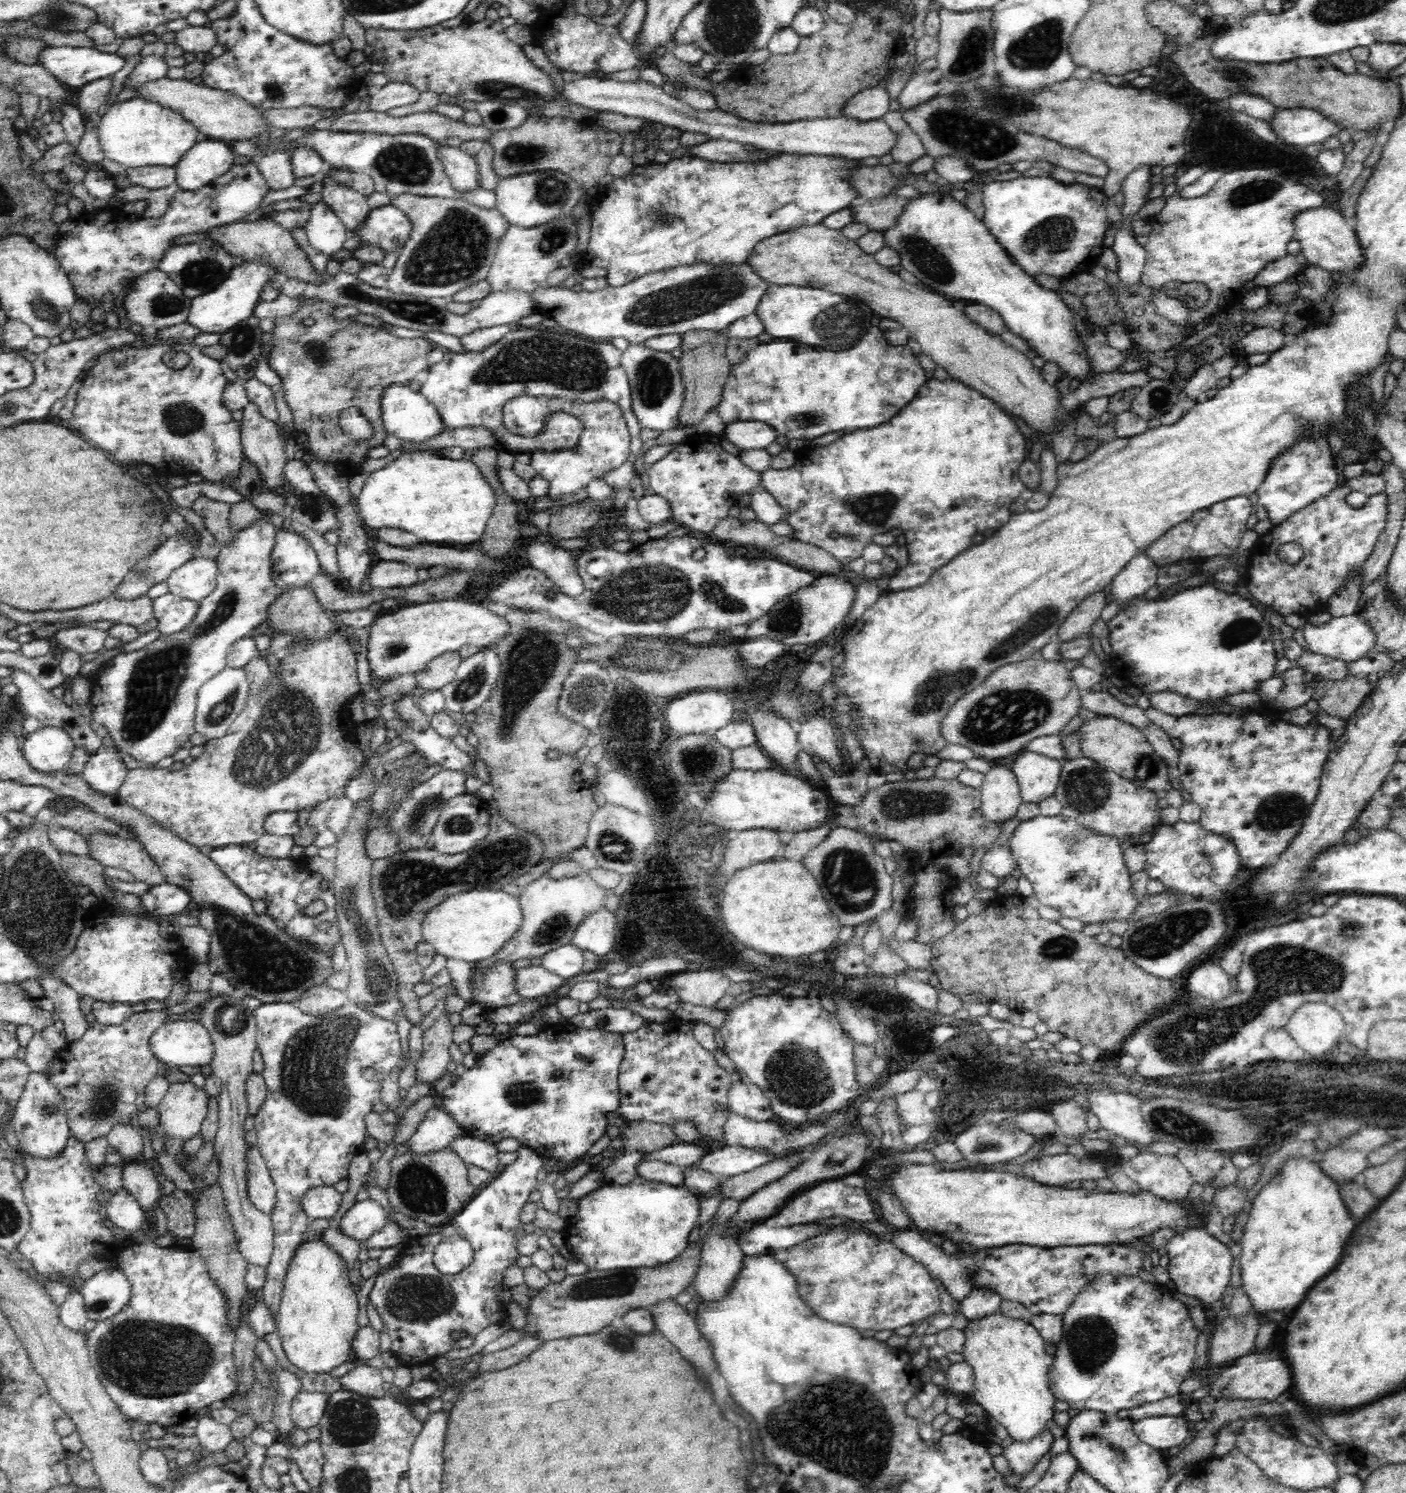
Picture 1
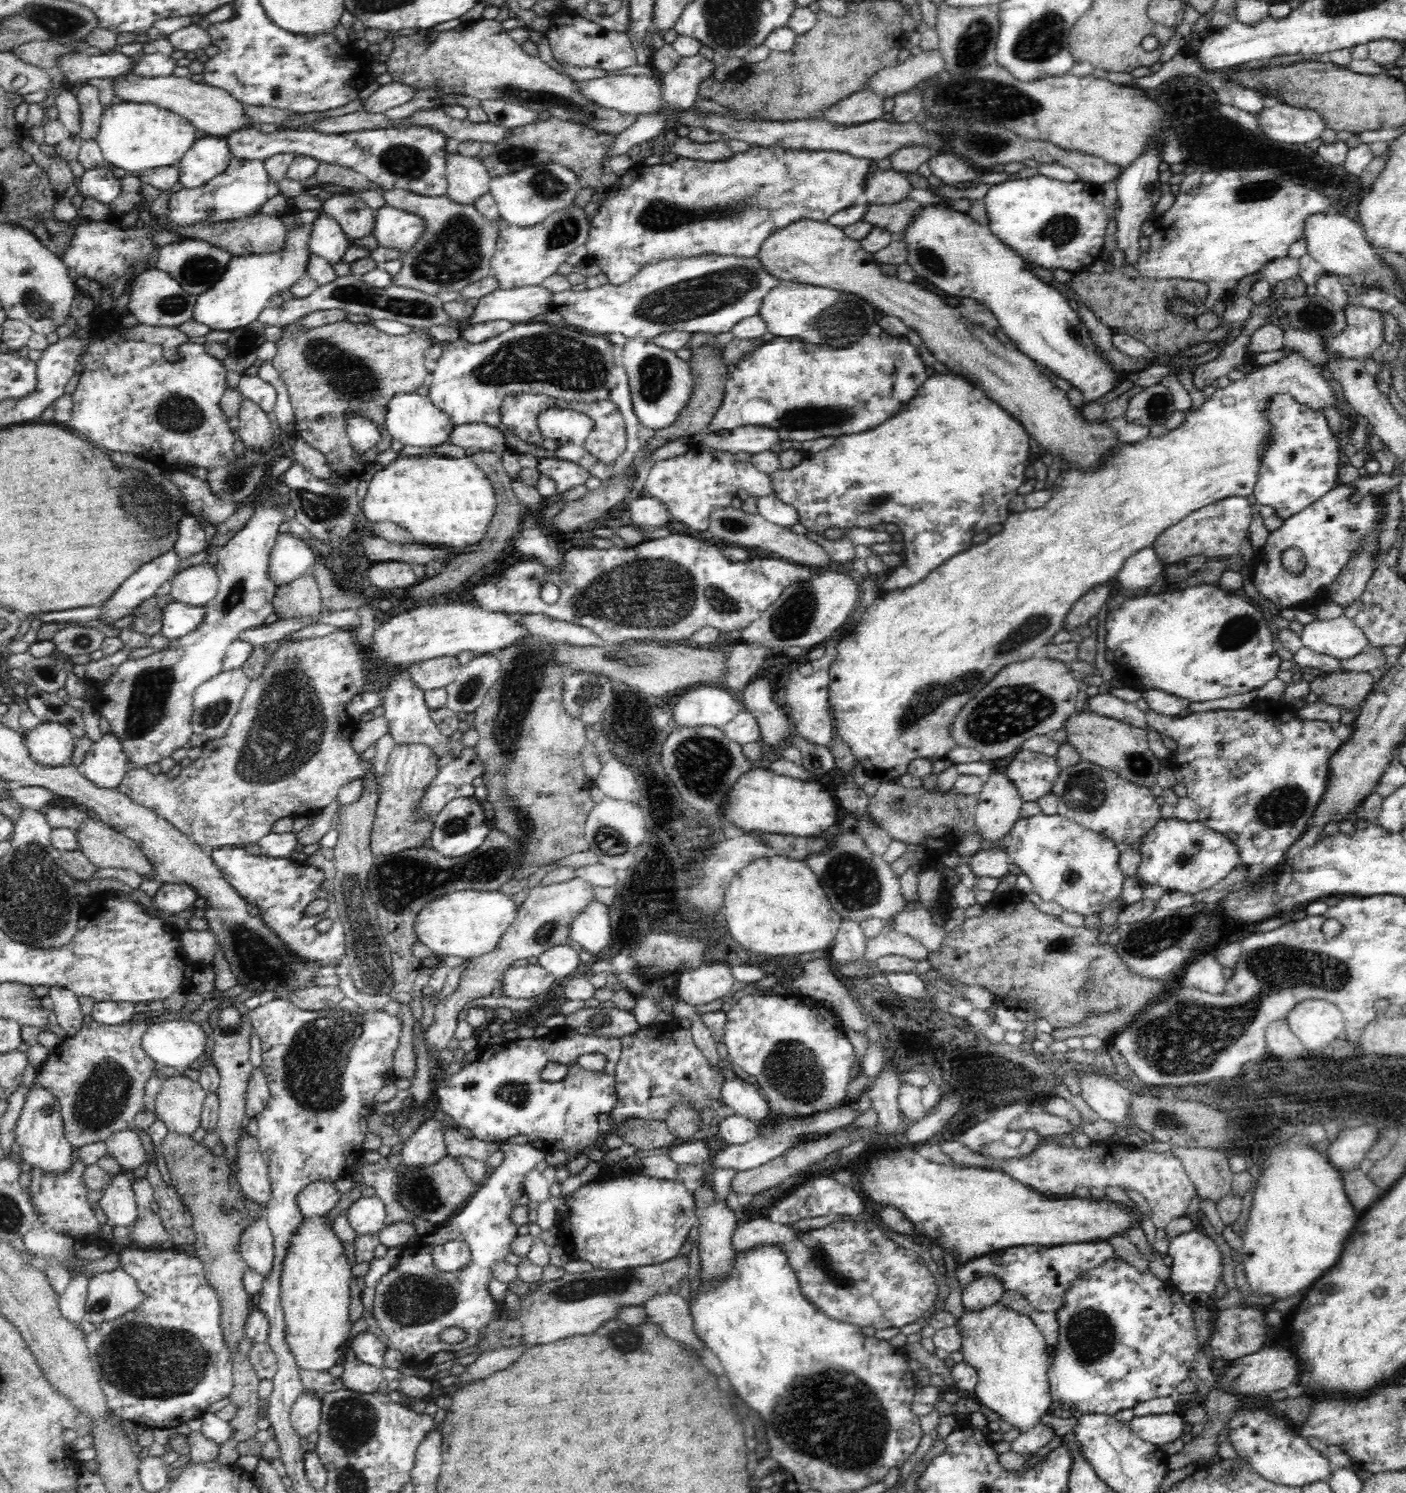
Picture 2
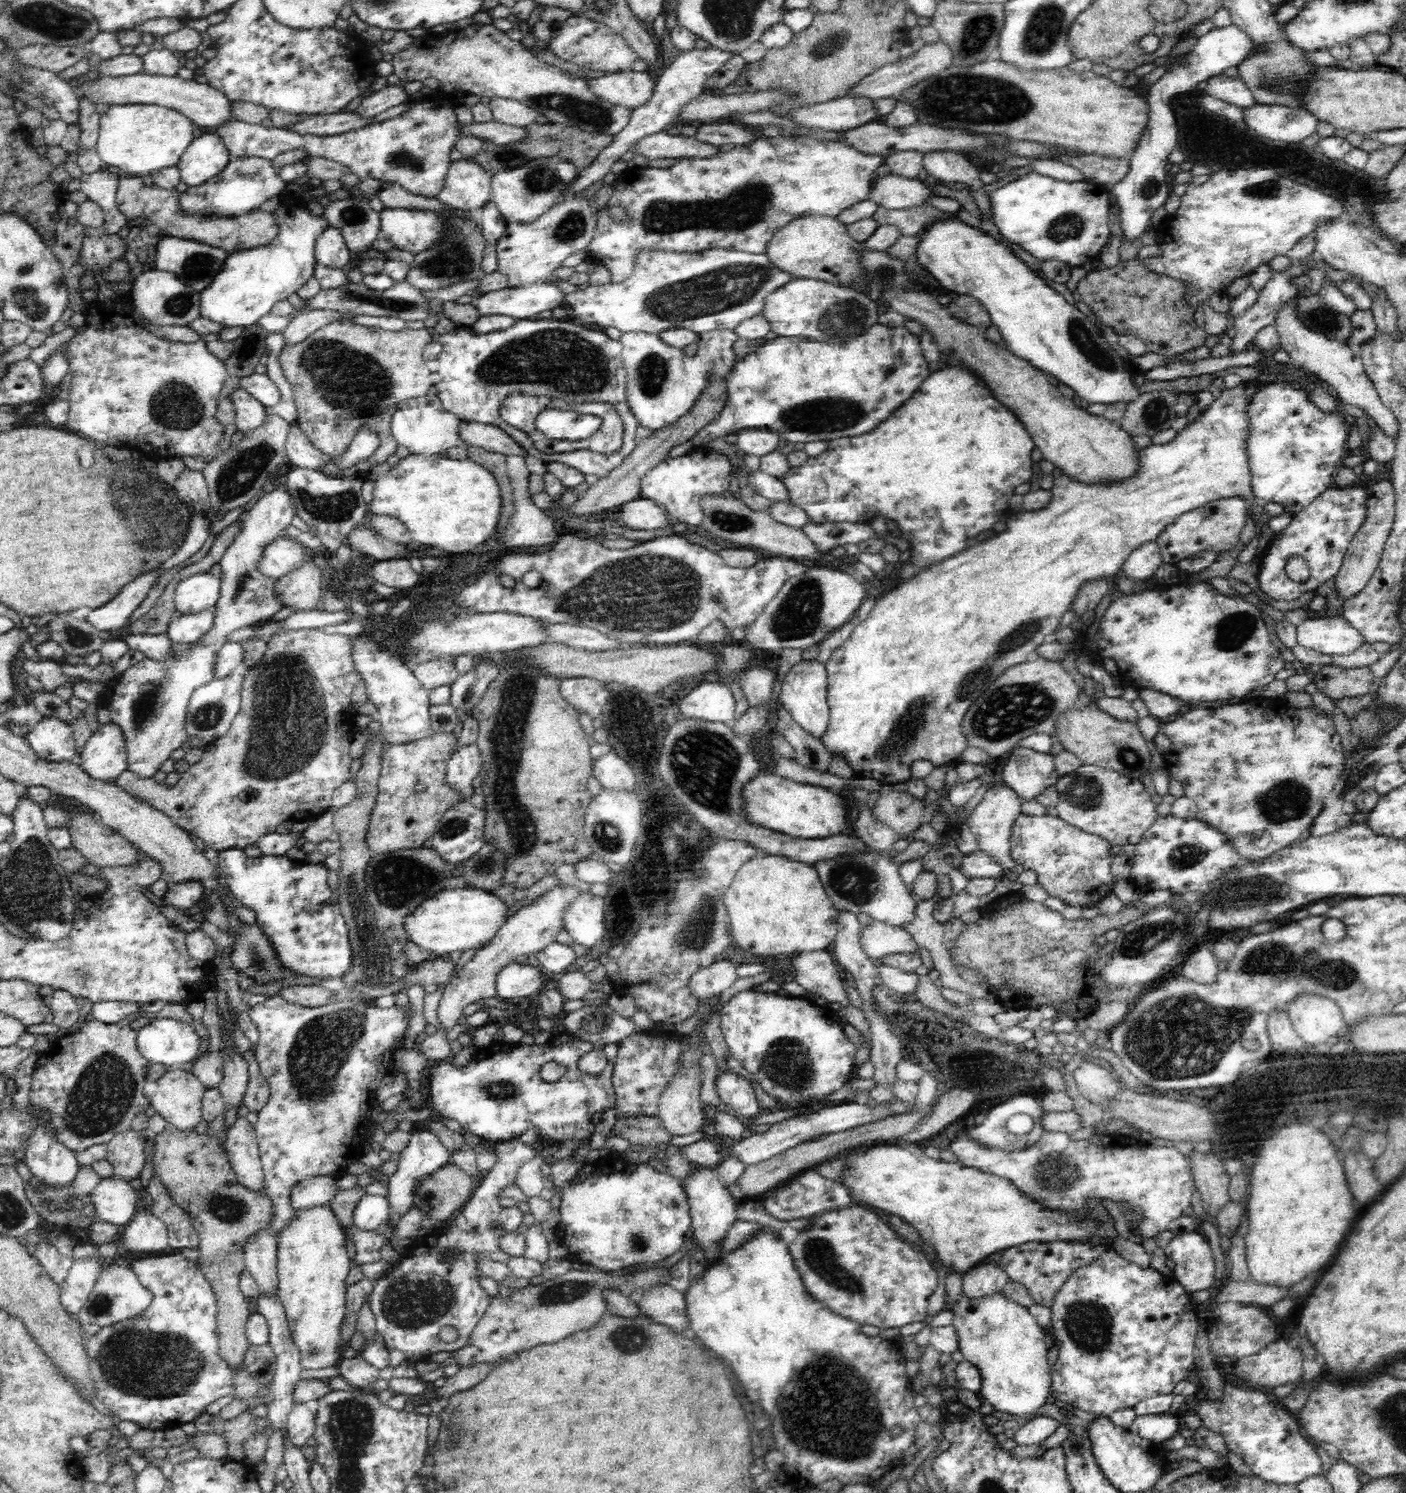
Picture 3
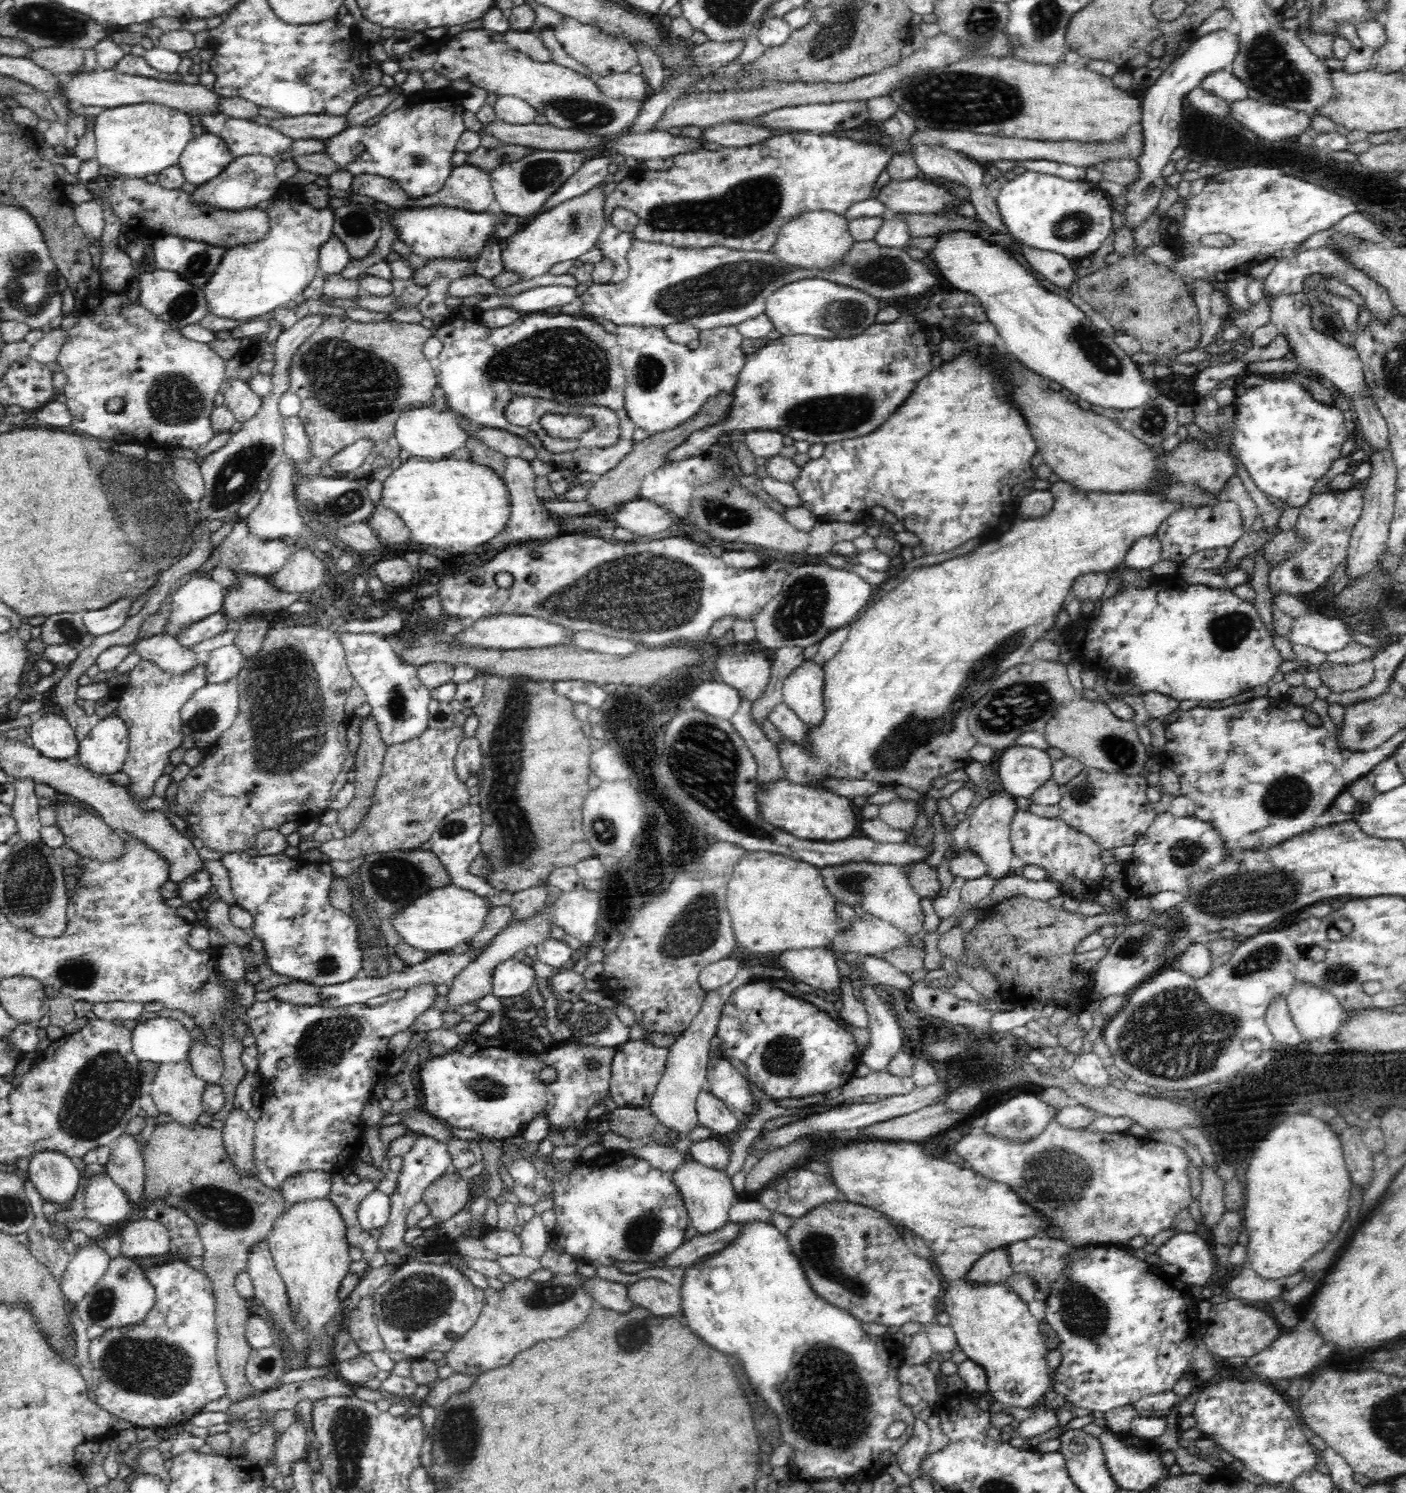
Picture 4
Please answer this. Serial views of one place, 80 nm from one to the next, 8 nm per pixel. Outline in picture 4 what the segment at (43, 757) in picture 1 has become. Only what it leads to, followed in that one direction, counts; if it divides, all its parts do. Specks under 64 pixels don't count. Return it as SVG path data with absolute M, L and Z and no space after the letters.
M46 711L27 727L32 746L46 758L66 760L79 752L75 730L60 711Z

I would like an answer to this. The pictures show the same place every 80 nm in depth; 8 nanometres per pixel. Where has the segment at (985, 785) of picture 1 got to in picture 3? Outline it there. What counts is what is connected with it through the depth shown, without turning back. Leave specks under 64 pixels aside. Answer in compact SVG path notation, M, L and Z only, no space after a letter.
M994 784L994 786L987 787L984 798L980 800L980 804L976 806L968 820L970 831L979 841L979 848L984 851L984 854L1000 864L1006 873L1014 870L1017 864L1010 854L1010 837L1014 821L1021 813L1022 804L1019 796L1010 787Z

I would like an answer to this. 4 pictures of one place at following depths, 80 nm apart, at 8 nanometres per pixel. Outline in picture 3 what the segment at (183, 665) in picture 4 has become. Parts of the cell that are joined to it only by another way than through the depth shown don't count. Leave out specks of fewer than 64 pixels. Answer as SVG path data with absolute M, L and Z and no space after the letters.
M128 633L123 641L126 642L130 651L139 650L144 658L150 658L157 662L166 662L175 654L170 647L172 643L167 633L147 635Z

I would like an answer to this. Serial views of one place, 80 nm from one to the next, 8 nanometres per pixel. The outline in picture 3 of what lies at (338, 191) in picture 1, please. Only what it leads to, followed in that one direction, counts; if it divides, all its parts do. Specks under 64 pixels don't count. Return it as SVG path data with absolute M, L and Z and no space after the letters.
M358 197L334 200L324 208L330 224L342 231L352 256L372 248L380 230L379 213Z

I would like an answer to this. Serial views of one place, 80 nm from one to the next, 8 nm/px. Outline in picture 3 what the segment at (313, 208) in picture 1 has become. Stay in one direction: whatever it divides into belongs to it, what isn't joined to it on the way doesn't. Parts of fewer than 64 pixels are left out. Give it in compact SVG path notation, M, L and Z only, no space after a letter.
M330 225L321 232L314 245L315 257L318 263L329 269L342 269L352 260L352 254L342 231Z

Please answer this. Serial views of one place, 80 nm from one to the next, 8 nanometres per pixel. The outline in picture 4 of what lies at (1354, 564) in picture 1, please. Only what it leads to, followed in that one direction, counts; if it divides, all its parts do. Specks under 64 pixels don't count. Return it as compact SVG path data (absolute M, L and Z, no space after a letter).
M1359 484L1348 490L1318 493L1301 507L1293 530L1302 544L1292 558L1270 568L1268 586L1273 596L1288 593L1302 598L1325 587L1328 577L1348 554L1351 535L1362 512L1363 496L1363 485Z

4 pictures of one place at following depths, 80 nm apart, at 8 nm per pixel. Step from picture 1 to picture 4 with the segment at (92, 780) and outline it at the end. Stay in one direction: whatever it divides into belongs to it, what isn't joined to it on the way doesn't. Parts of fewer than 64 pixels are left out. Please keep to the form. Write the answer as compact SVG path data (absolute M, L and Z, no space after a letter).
M112 714L95 719L88 736L79 741L79 759L92 774L106 777L122 771L129 751L129 732L126 723Z

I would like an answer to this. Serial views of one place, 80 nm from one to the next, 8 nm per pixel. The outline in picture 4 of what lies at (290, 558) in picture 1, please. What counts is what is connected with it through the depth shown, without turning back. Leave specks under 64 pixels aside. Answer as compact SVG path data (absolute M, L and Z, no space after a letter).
M234 520L234 528L218 546L219 561L224 563L228 569L233 572L244 572L260 575L269 578L282 570L292 552L296 550L297 545L291 540L268 539L260 540L258 536L250 532L247 523L244 520Z

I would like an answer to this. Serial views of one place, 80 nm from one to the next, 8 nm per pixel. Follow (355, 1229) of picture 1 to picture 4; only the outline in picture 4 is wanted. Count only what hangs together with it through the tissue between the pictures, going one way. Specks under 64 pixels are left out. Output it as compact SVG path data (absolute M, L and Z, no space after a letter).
M370 1191L357 1208L360 1226L367 1231L382 1228L389 1219L391 1211L390 1197L381 1191Z

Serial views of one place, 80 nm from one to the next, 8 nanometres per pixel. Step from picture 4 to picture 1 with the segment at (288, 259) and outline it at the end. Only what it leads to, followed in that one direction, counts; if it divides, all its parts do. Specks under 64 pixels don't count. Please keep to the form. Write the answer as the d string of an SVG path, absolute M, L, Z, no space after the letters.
M239 260L231 267L230 274L219 283L214 290L206 294L198 295L191 300L191 307L188 313L188 325L194 326L201 333L221 334L234 328L240 322L254 316L254 307L260 301L260 293L266 288L270 280L276 280L283 275L277 266L273 266L268 260Z

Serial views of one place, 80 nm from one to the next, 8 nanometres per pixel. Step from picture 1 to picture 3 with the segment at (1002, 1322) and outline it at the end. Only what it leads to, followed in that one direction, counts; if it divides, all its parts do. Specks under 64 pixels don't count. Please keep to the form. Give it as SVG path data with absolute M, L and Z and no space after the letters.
M964 1292L953 1308L953 1322L956 1329L959 1350L966 1361L978 1368L981 1374L980 1394L984 1401L993 1405L996 1412L1002 1411L1012 1414L1026 1421L1038 1416L1038 1408L1048 1402L1051 1394L1050 1362L1048 1362L1048 1346L1044 1341L1044 1331L1038 1326L1036 1317L1030 1314L1028 1308L1012 1302L1002 1292L984 1295L982 1298L966 1298Z

